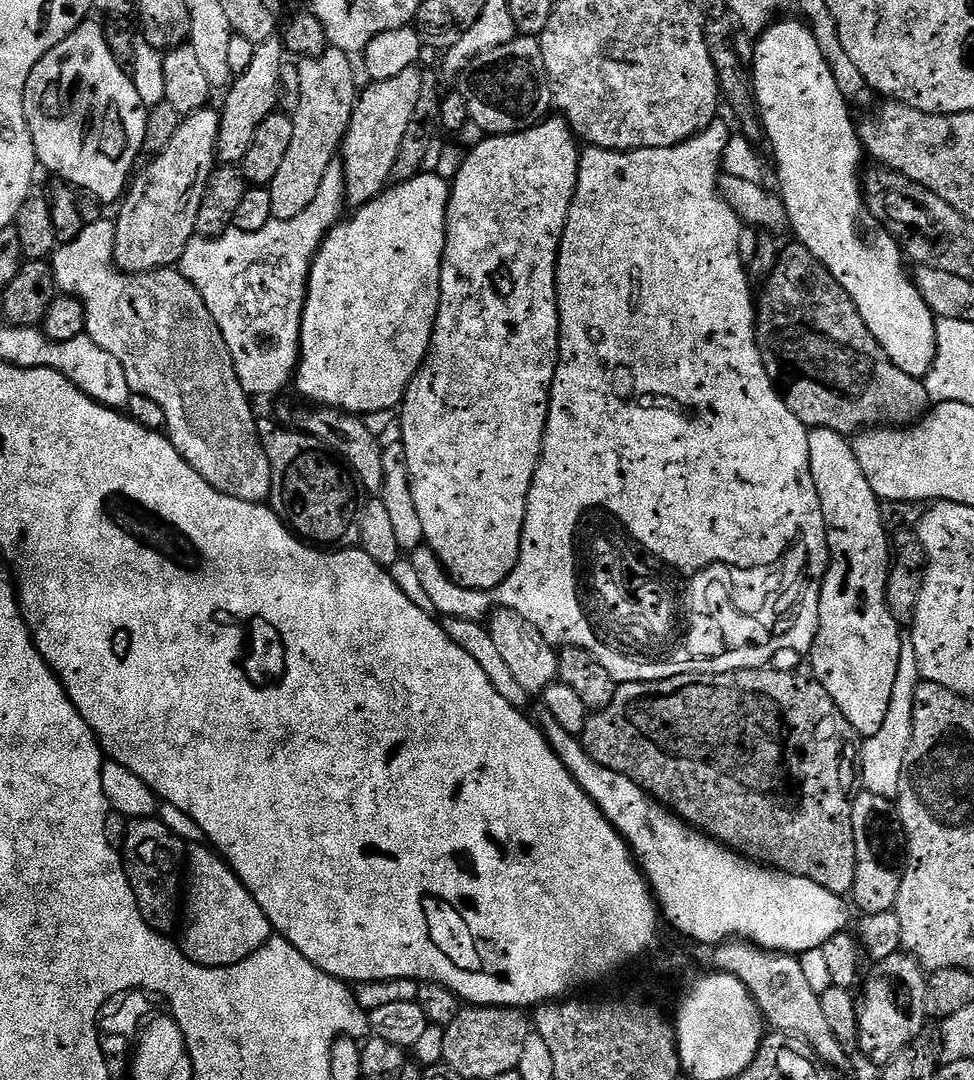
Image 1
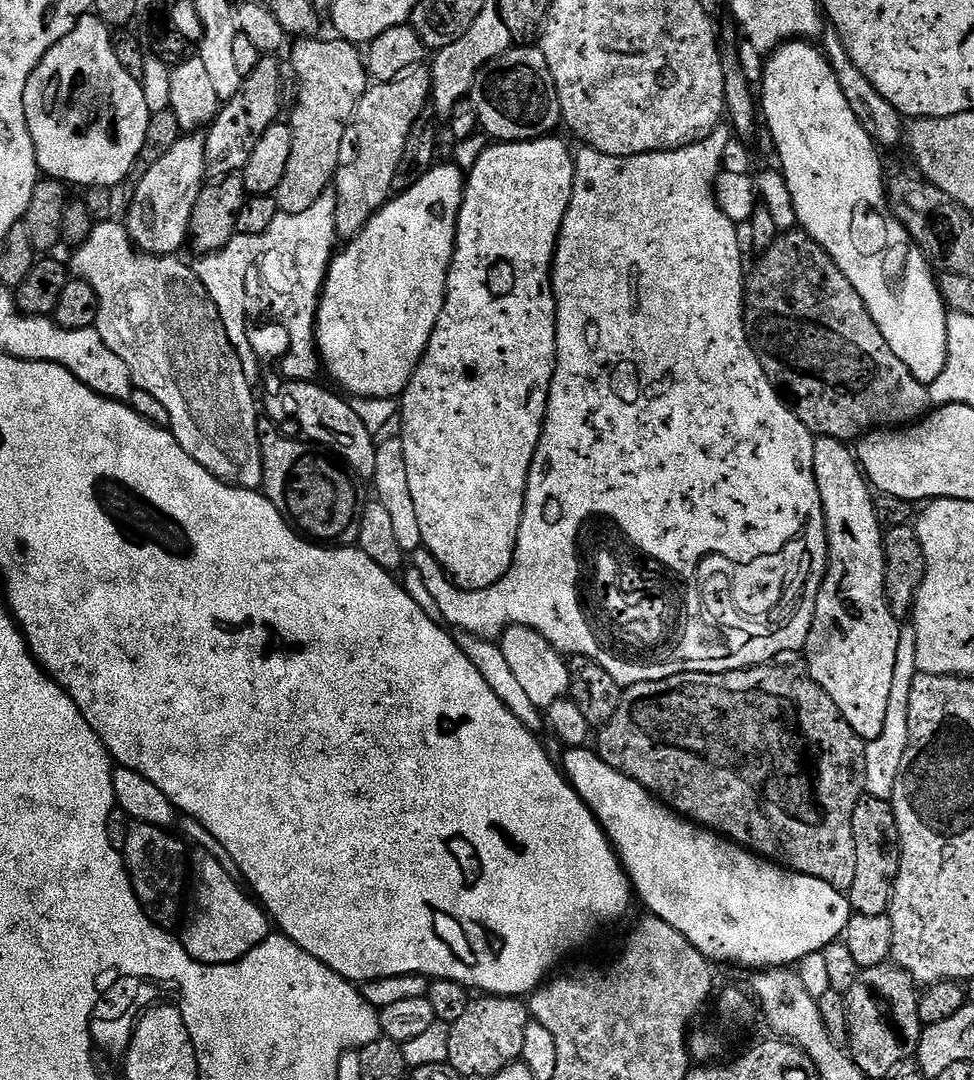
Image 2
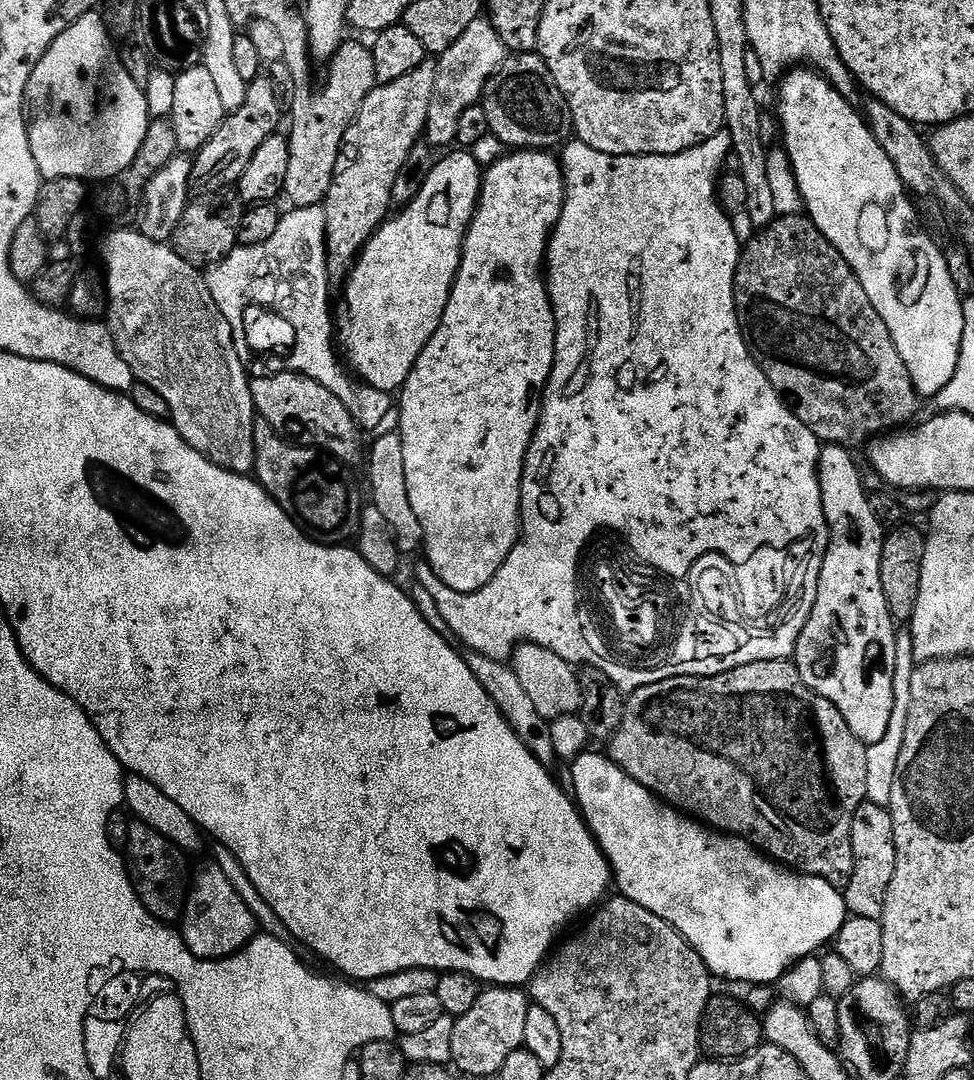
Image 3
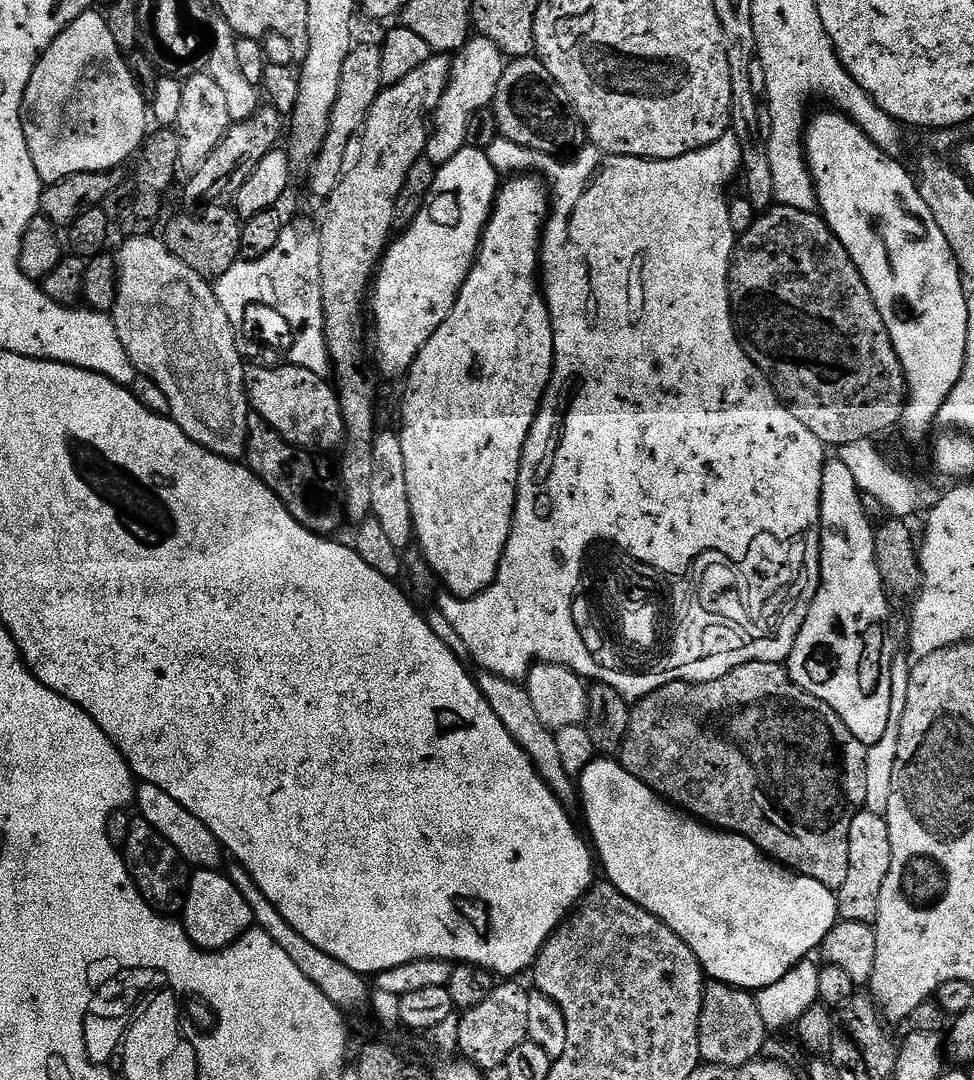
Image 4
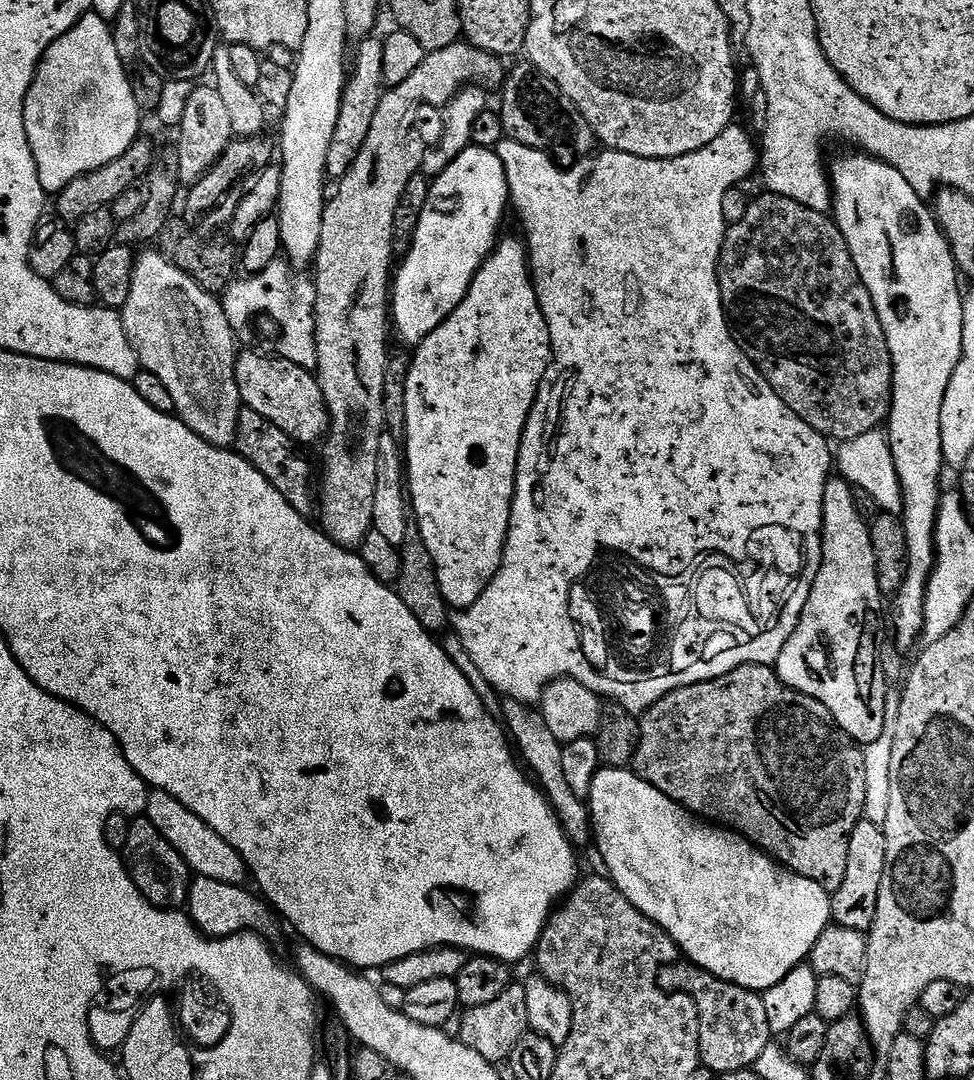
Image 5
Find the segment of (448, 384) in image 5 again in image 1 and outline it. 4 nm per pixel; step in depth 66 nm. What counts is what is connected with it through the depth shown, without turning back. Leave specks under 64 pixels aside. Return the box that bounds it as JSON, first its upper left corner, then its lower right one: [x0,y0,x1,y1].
[398,118,581,594]

